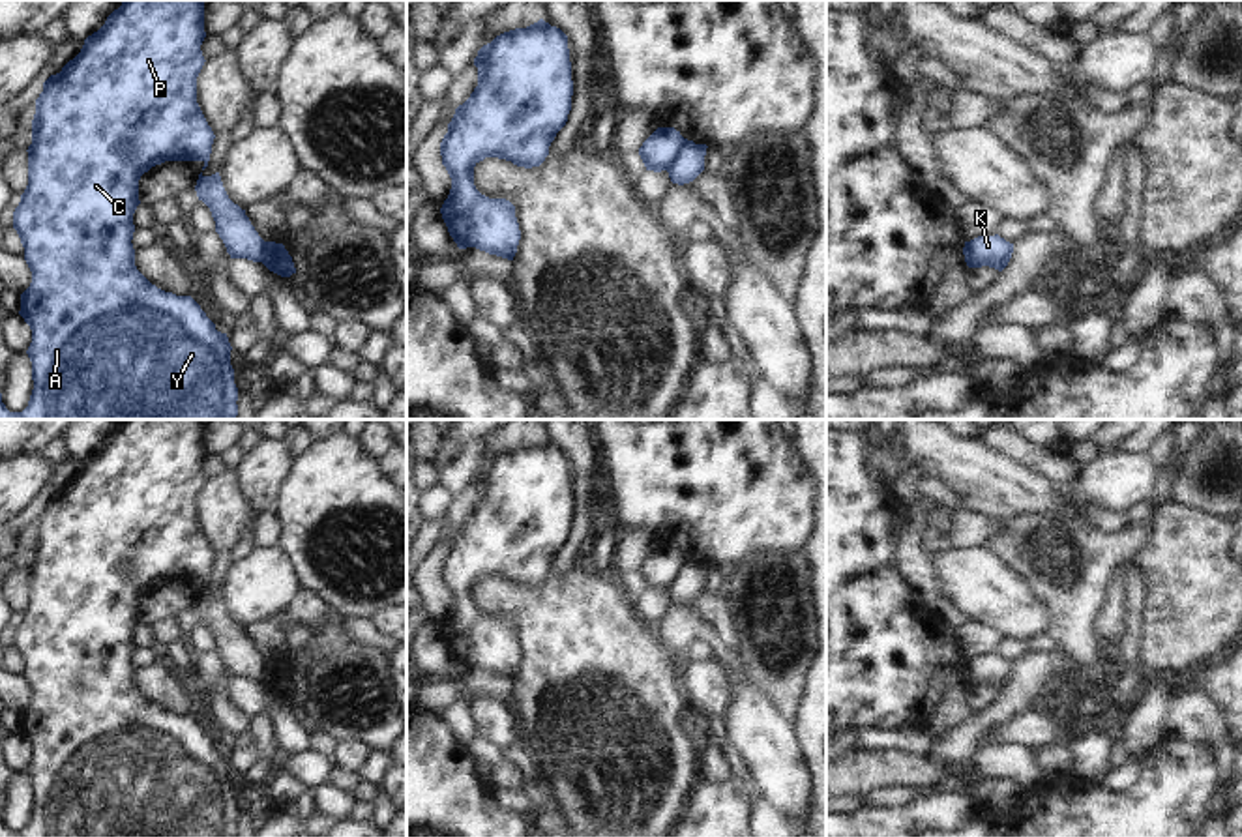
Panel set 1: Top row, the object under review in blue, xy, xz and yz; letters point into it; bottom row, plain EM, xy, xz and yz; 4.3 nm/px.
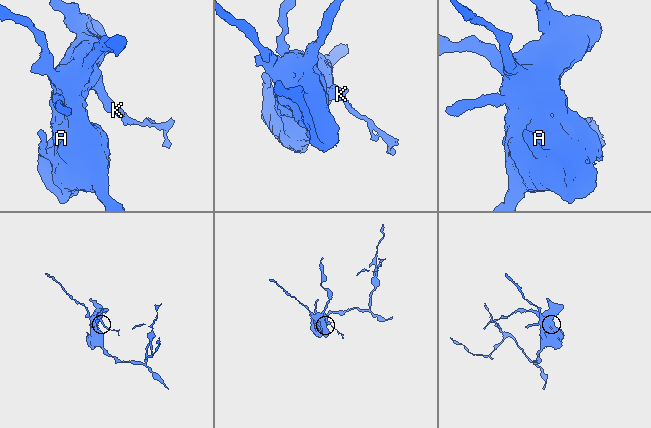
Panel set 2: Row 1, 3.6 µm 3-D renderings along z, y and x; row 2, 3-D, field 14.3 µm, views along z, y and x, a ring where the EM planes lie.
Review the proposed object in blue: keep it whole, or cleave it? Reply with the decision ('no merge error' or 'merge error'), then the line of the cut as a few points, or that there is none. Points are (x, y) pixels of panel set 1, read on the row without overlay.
merge error | xz (688, 560), (667, 590)

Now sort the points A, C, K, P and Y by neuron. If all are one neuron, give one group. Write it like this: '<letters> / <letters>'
A C P Y / K

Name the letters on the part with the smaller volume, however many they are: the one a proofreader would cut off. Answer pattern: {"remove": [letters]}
{"remove": ["K"]}

